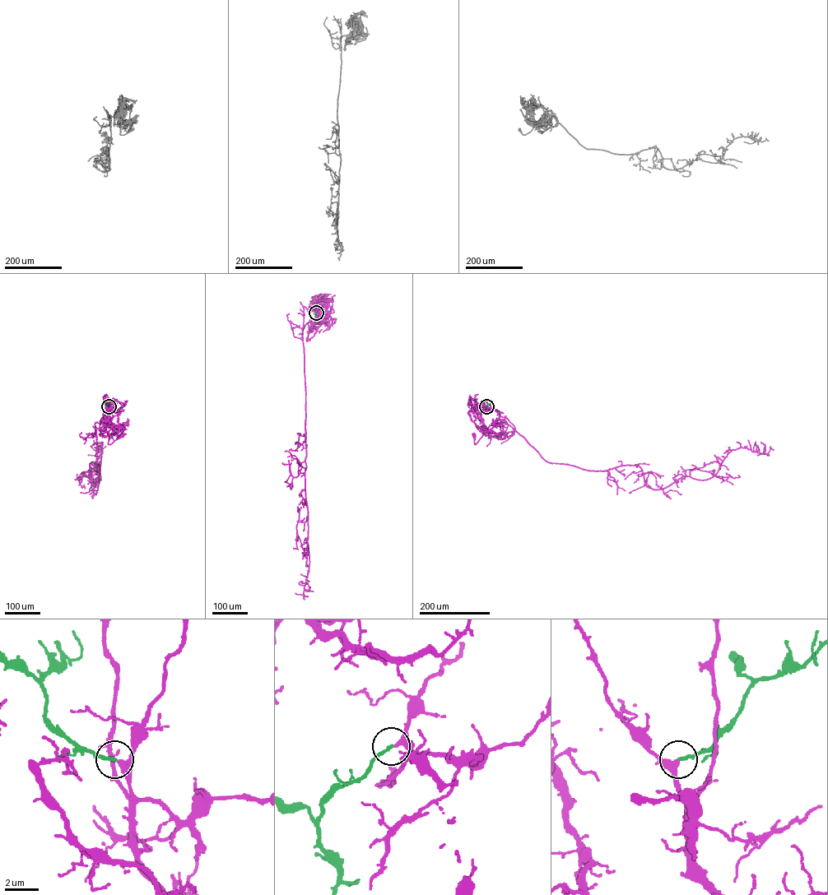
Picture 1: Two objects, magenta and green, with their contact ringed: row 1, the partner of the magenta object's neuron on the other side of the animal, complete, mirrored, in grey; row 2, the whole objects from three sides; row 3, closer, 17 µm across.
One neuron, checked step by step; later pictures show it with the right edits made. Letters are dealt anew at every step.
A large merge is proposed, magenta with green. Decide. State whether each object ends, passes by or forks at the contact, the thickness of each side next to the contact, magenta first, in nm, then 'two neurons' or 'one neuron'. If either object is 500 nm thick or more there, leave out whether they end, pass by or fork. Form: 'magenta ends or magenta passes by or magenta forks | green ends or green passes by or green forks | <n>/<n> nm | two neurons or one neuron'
magenta passes by | green ends | 280/220 nm | one neuron

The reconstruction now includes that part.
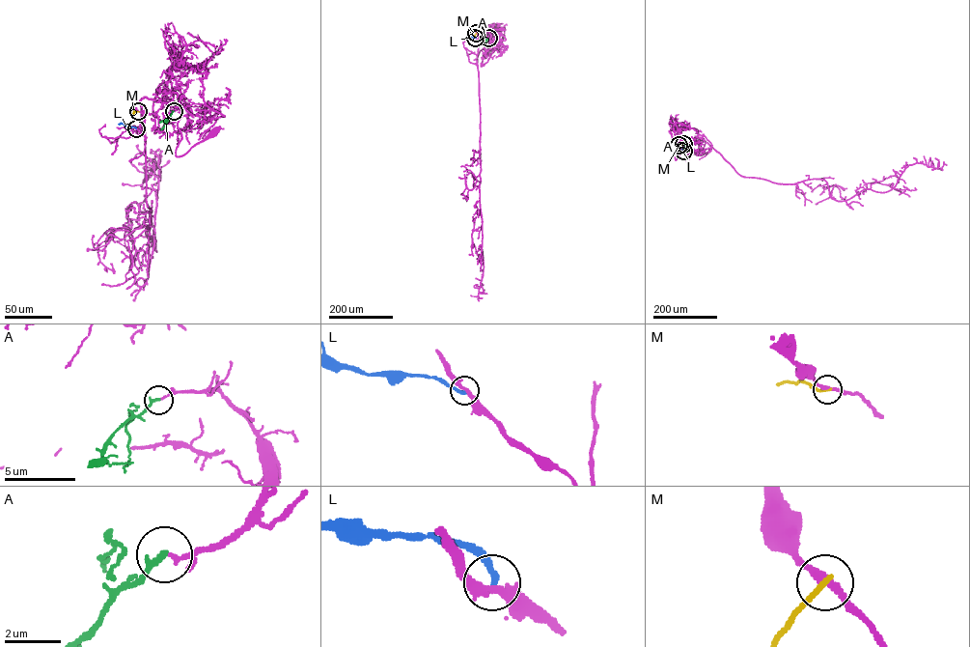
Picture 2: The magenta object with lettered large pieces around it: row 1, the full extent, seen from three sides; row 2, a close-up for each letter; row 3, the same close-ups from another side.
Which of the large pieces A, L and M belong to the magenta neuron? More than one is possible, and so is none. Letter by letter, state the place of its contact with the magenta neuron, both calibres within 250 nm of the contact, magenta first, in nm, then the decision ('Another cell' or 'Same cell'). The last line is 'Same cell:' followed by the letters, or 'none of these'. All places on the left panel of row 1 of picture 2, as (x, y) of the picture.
A: Touches magenta at (174, 111). Thickness 100 nm (magenta) against 220 nm. Same cell
L: Touches magenta at (136, 128). Thickness 320 nm (magenta) against 240 nm. Another cell
M: Touches magenta at (138, 111). Thickness 240 nm (magenta) against 200 nm. Another cell
Same cell: A

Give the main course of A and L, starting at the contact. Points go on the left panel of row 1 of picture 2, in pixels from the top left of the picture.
A: (174, 111), (161, 129)
L: (136, 128), (118, 124)

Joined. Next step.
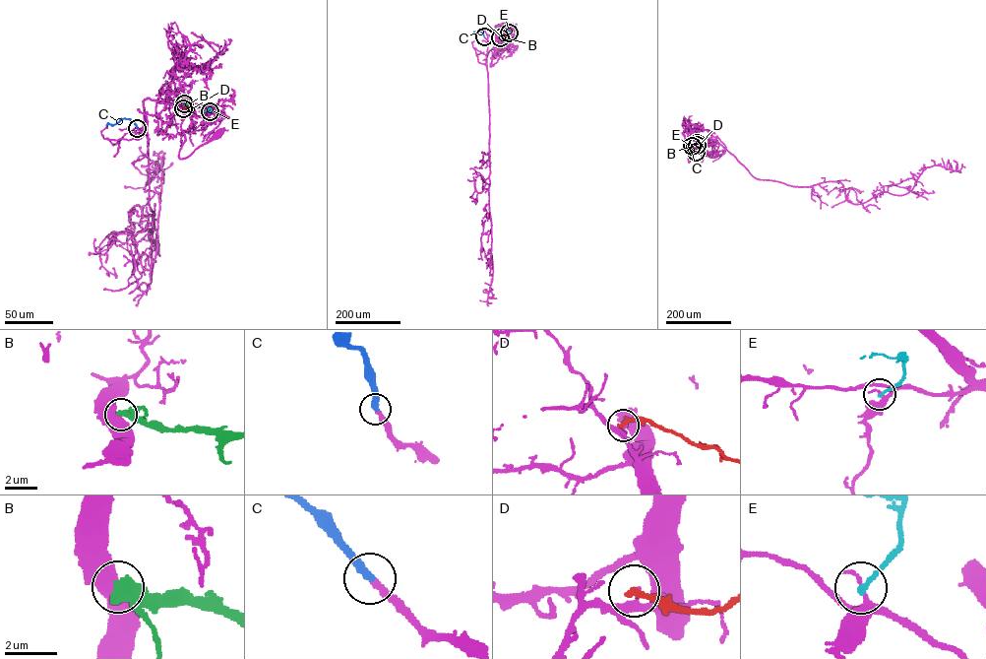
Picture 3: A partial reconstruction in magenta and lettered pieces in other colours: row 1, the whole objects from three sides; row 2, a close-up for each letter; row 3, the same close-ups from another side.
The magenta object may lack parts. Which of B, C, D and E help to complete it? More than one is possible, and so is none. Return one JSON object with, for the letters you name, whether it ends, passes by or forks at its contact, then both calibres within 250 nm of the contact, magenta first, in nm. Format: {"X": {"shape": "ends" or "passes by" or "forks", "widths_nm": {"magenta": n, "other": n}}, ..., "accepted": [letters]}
{"C": {"shape": "ends", "widths_nm": {"magenta": 240, "other": 360}}, "accepted": ["C"]}

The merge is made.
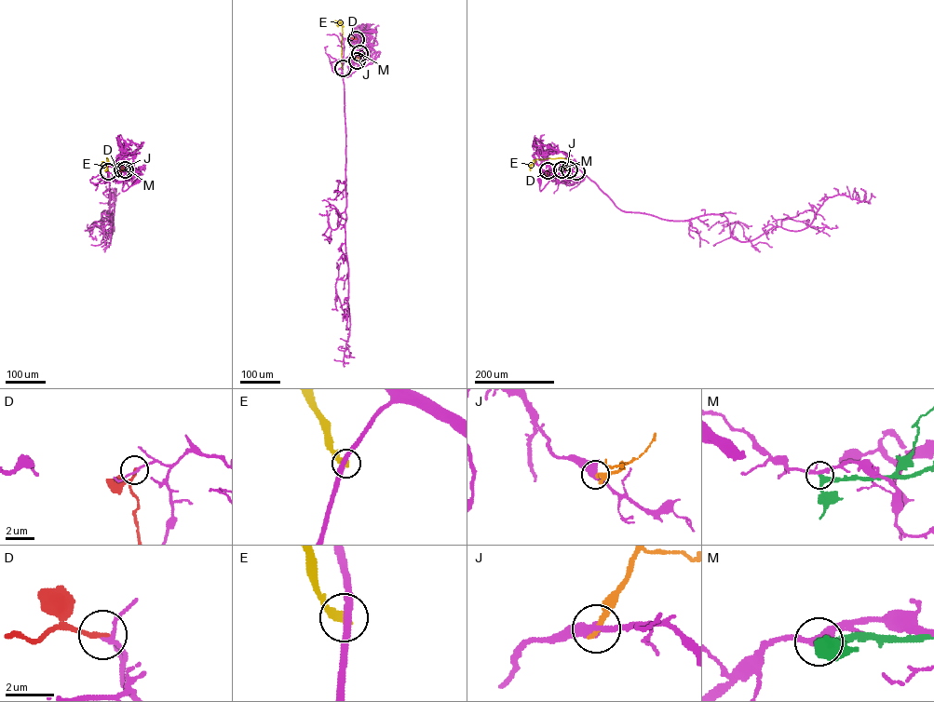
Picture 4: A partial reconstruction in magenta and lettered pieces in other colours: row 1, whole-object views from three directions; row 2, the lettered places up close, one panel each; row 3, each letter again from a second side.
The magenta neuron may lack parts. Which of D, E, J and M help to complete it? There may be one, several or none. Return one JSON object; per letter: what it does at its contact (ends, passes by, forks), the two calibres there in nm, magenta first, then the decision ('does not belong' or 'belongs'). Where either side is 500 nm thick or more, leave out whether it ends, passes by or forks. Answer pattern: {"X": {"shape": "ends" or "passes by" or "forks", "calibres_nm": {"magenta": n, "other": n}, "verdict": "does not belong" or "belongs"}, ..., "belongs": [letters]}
{"D": {"shape": "ends", "calibres_nm": {"magenta": 160, "other": 200}, "verdict": "does not belong"}, "E": {"shape": "ends", "calibres_nm": {"magenta": 320, "other": 320}, "verdict": "does not belong"}, "J": {"shape": "ends", "calibres_nm": {"magenta": 440, "other": 280}, "verdict": "does not belong"}, "M": {"shape": "passes by", "calibres_nm": {"magenta": 260, "other": 240}, "verdict": "does not belong"}, "belongs": []}

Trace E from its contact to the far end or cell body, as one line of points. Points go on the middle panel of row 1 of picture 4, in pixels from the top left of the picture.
E: (343, 68), (342, 26), (339, 22), (336, 25)

